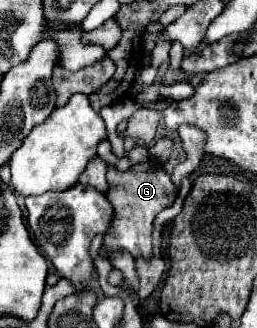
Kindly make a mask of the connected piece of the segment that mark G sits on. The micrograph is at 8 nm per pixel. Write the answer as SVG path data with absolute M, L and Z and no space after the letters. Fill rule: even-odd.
M147 161L131 165L127 171L119 171L117 167L109 165L107 183L109 183L109 189L105 195L111 201L115 215L113 215L113 221L111 221L107 233L105 233L99 255L103 259L109 259L107 255L117 253L117 251L125 251L125 253L131 253L133 259L151 261L153 259L153 235L151 235L153 233L153 219L165 207L175 203L175 199L179 197L177 187L173 185L173 181L169 179L169 175L165 173L163 167L149 165Z

